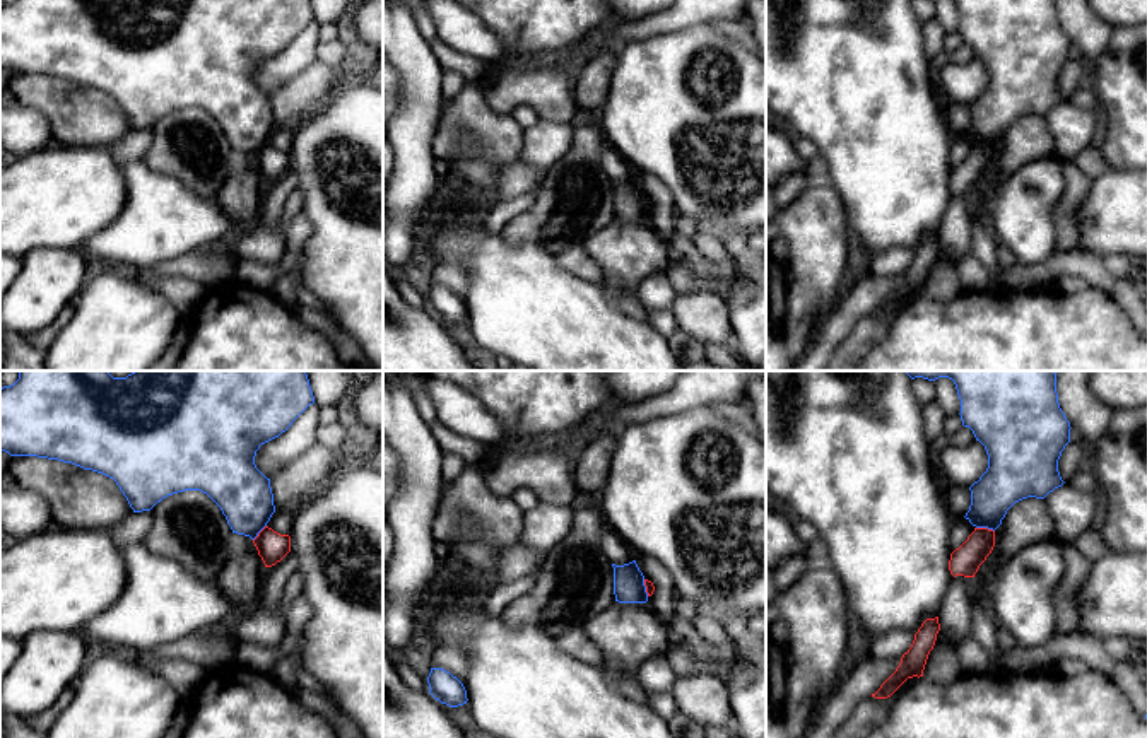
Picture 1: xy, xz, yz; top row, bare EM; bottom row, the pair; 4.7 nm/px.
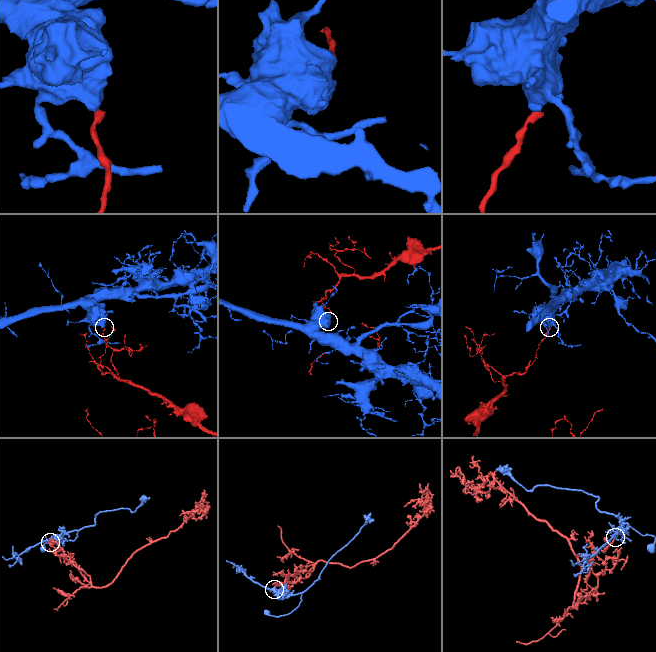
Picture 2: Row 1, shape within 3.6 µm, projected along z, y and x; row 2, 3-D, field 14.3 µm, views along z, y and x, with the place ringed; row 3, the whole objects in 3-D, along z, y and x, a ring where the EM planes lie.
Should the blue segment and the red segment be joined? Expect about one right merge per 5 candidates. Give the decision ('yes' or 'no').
no

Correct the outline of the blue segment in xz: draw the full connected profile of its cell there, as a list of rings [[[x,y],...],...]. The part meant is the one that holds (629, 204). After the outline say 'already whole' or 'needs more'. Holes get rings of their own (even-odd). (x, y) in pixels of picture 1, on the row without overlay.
[[[636,178],[614,184],[614,212],[619,220],[646,220],[648,210],[644,193]]] | already whole

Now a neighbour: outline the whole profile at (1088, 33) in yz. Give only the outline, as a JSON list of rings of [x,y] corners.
[[[1056,0],[1056,10],[1070,44],[1092,65],[1106,50],[1113,27],[1092,12],[1089,0]]]

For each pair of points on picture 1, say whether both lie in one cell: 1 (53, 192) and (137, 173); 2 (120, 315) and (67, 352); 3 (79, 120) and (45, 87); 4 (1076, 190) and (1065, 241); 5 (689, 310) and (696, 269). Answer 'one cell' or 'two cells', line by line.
1: two cells
2: one cell
3: one cell
4: one cell
5: two cells

